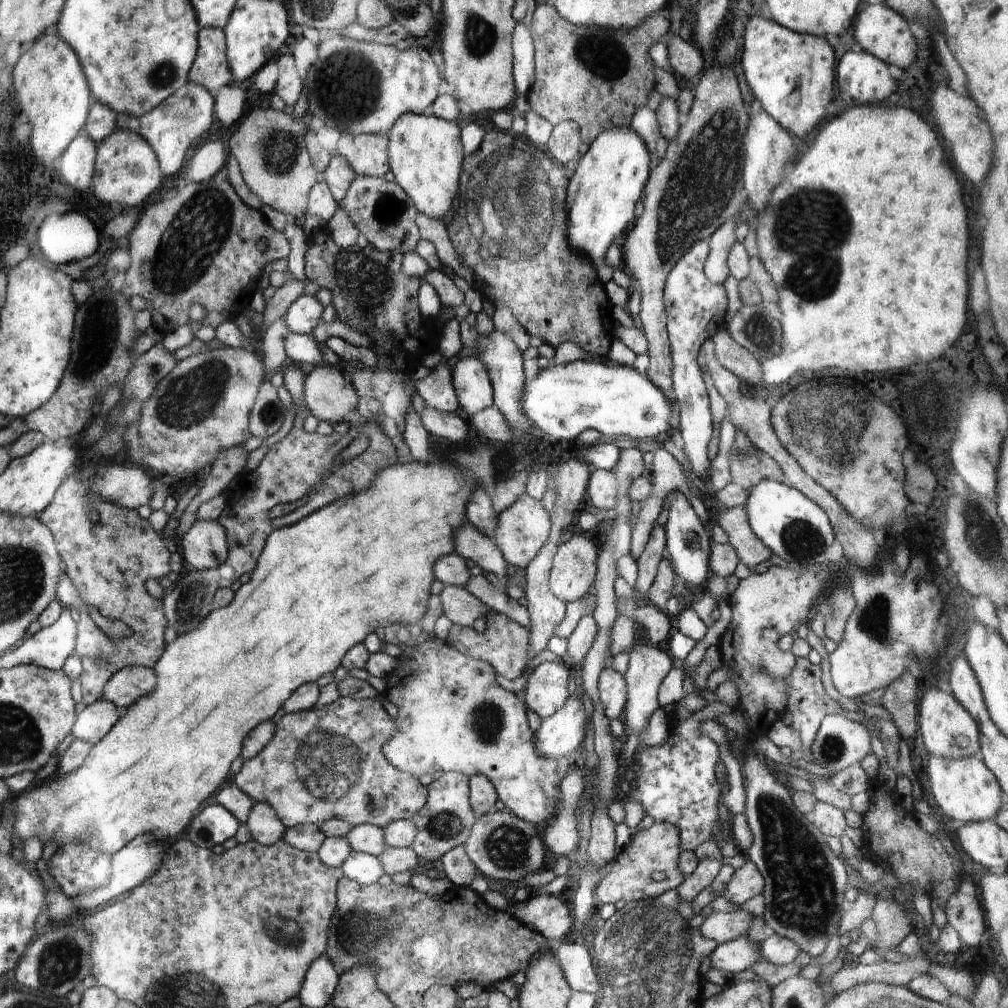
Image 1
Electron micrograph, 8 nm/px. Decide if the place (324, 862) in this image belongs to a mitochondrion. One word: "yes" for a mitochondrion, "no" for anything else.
no

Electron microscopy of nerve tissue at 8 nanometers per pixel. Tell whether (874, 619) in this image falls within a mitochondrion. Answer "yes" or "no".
yes

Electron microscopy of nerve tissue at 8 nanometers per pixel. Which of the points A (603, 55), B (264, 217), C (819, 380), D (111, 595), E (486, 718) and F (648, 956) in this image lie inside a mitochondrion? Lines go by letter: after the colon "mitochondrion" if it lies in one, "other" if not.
A: mitochondrion
B: other
C: other
D: other
E: mitochondrion
F: mitochondrion

